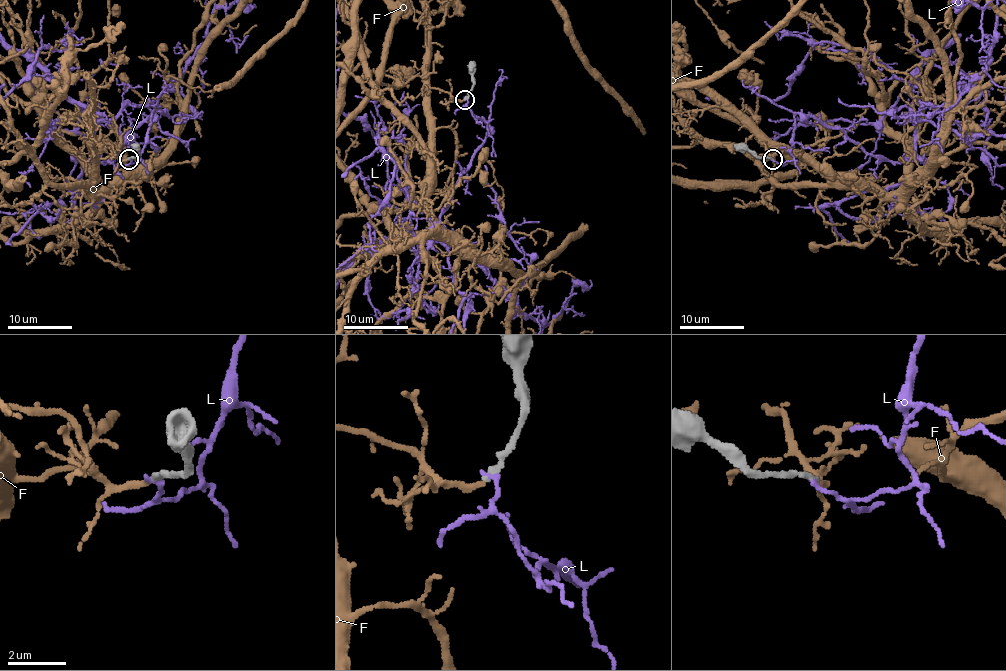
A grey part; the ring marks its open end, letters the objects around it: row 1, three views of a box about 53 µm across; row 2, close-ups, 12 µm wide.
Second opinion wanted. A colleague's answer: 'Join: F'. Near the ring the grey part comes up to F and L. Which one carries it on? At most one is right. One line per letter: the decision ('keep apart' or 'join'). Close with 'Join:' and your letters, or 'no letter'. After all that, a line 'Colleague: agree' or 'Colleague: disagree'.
F: join
L: keep apart
Join: F
Colleague: agree

